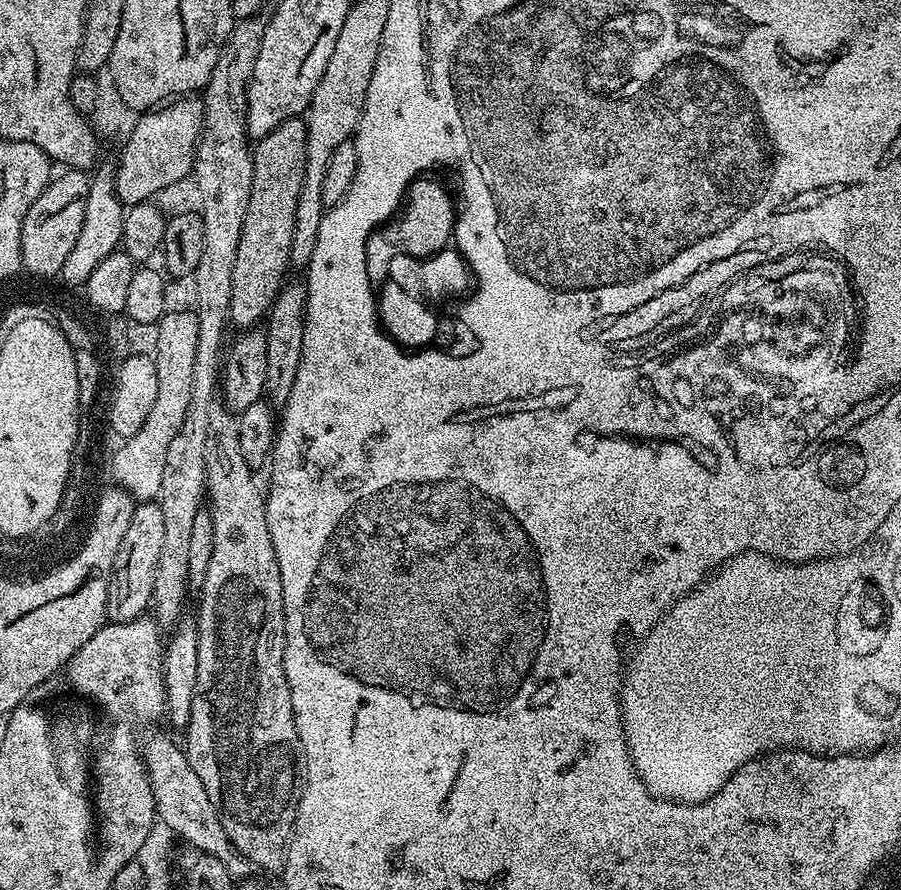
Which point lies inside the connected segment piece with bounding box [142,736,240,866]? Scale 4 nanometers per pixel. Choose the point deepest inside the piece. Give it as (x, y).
(181, 801)

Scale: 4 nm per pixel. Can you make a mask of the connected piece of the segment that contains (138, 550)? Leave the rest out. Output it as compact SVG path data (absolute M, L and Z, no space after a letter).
M156 500L137 503L132 510L130 527L122 537L122 546L114 554L112 588L106 594L106 617L121 624L136 620L149 611L154 594L154 570L158 570L158 549L162 546L162 510Z

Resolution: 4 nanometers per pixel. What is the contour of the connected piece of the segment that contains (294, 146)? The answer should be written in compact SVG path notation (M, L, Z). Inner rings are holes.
M303 119L287 120L282 122L270 134L259 137L252 148L252 185L250 186L250 202L246 206L246 218L242 226L242 238L238 238L238 258L234 258L234 279L230 285L230 310L228 311L229 321L233 325L237 324L237 329L247 330L253 326L259 325L267 317L268 312L272 309L272 303L276 301L276 296L280 293L282 285L285 283L284 271L289 271L290 265L290 246L294 238L294 210L298 207L298 190L302 190L302 178L306 174L306 134L308 126Z

